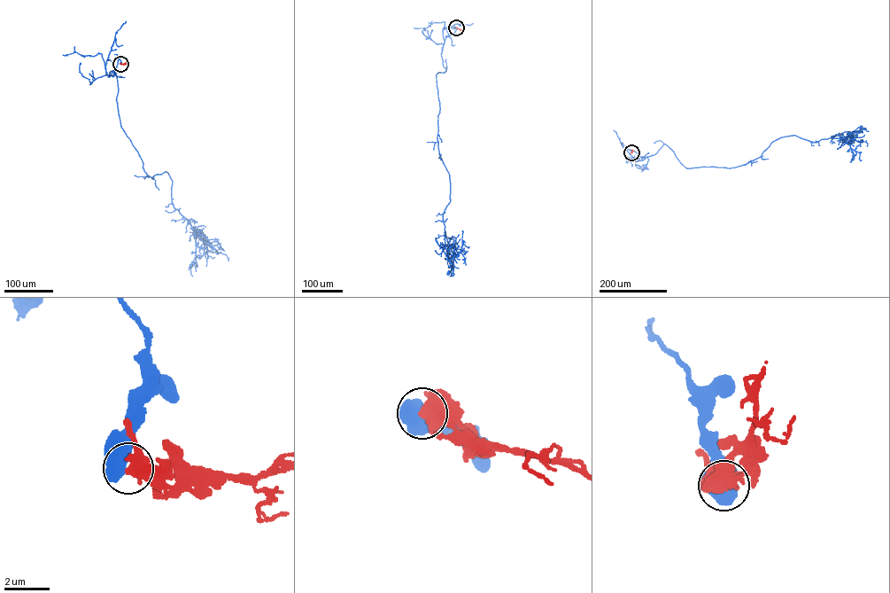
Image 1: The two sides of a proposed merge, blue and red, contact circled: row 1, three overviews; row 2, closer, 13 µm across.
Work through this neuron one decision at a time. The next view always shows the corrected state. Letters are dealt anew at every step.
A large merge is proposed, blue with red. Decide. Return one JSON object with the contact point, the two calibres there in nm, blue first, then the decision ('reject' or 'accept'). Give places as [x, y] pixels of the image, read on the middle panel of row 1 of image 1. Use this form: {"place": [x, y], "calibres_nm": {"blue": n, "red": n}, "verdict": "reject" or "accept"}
{"place": [456, 27], "calibres_nm": {"blue": 850, "red": 550}, "verdict": "reject"}

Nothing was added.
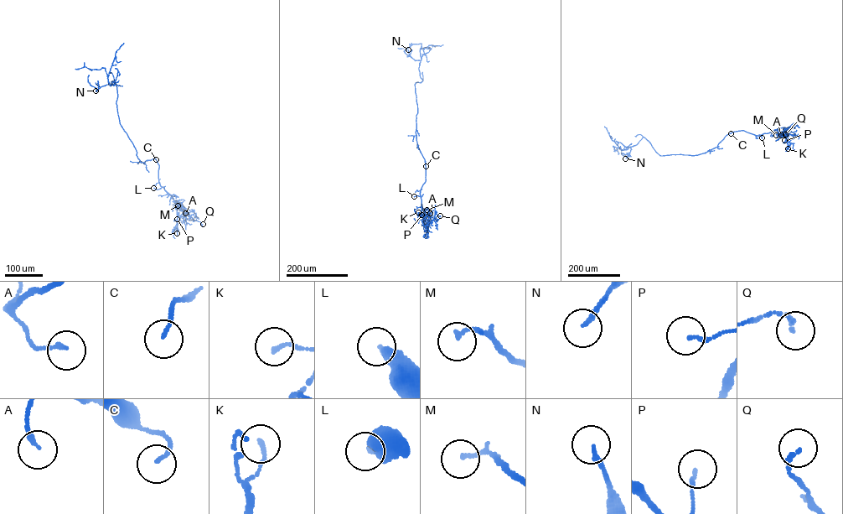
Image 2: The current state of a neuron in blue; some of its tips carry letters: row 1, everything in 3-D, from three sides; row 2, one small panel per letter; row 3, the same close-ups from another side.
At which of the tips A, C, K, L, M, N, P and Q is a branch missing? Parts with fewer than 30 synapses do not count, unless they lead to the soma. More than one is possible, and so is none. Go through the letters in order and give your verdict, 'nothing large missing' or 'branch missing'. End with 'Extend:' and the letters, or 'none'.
A: nothing large missing
C: nothing large missing
K: nothing large missing
L: nothing large missing
M: nothing large missing
N: nothing large missing
P: nothing large missing
Q: nothing large missing
Extend: none

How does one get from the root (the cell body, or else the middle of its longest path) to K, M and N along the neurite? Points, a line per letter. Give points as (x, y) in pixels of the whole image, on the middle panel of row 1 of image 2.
K: (424, 236), (427, 228), (422, 217), (418, 216), (418, 212)
M: (424, 236), (428, 231), (424, 218), (431, 215), (426, 210)
N: (424, 236), (428, 230), (420, 192), (426, 168), (416, 141), (415, 85), (422, 80), (420, 60), (408, 49)

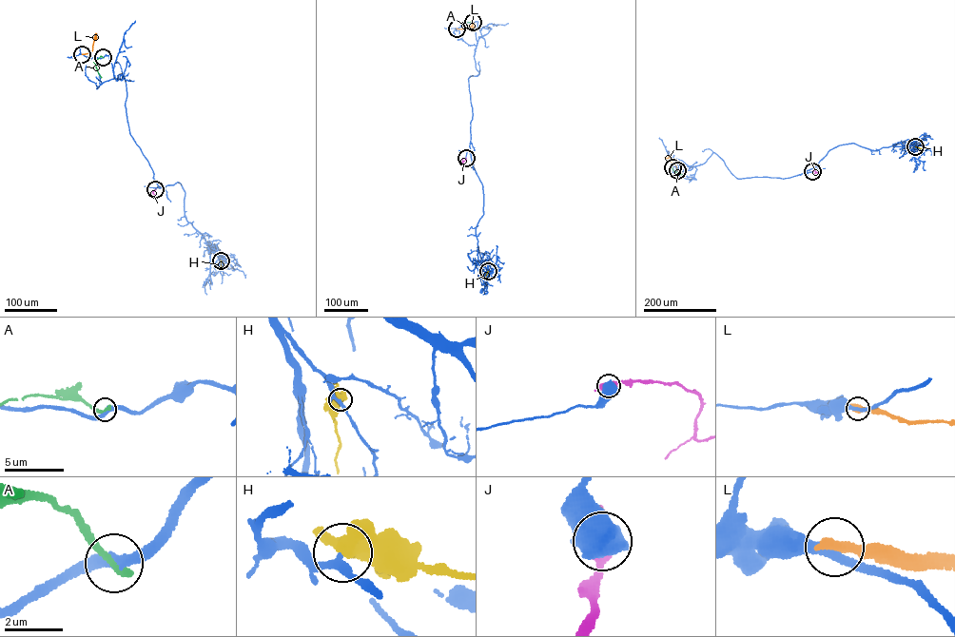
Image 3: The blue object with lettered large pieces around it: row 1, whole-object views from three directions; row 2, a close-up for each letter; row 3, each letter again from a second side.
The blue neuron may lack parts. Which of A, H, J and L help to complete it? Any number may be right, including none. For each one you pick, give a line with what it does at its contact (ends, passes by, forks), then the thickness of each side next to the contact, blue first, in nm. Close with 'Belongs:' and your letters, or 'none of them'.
Belongs: none of them

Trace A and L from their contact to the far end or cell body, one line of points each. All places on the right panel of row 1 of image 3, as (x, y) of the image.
A: (672, 167), (685, 176)
L: (677, 170), (670, 159), (665, 157)

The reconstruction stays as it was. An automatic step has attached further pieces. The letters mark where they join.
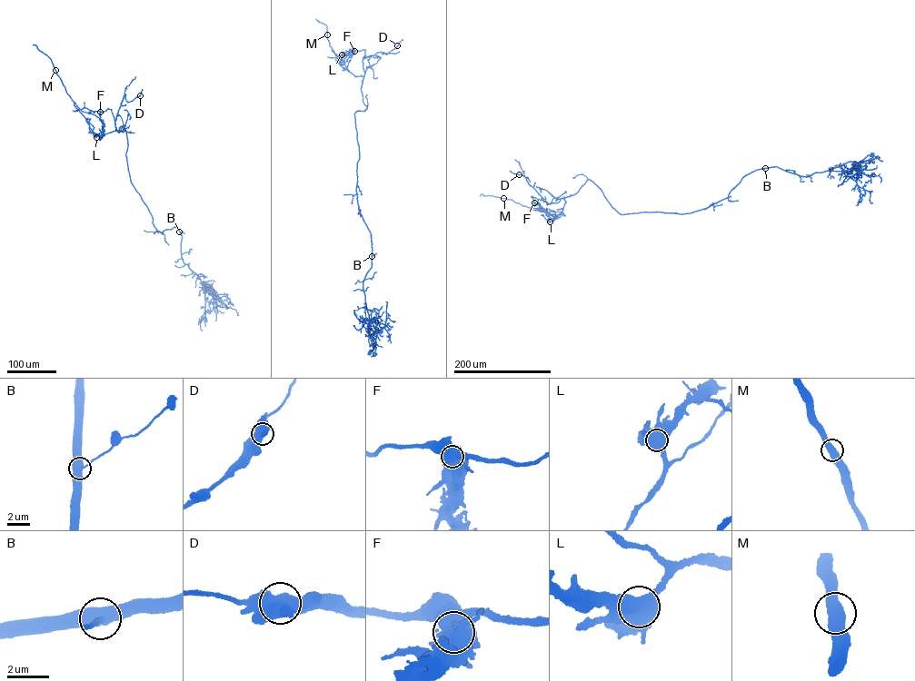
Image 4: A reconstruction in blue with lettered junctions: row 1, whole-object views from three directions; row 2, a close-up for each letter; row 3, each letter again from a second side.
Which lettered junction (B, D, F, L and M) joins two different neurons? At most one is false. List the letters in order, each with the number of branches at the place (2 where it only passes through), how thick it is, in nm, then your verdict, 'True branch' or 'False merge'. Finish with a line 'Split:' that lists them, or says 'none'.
B: Branches: 3. Thickness 480 nm. True branch
D: Branches: 3. Thickness 600 nm. True branch
F: Branches: 4. Thickness 750 nm. False merge
L: Branches: 3. Thickness 600 nm. True branch
M: Branches: 2. Thickness 440 nm. True branch
Split: F

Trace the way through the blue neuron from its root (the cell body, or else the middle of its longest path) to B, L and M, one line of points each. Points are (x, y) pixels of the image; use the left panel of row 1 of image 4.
B: (203, 282), (211, 286), (203, 284), (183, 261), (179, 231)
L: (203, 282), (183, 261), (177, 228), (156, 231), (131, 182), (124, 128), (101, 138), (89, 127), (96, 137)
M: (203, 282), (183, 261), (177, 228), (156, 231), (131, 182), (124, 128), (94, 133), (55, 70)

